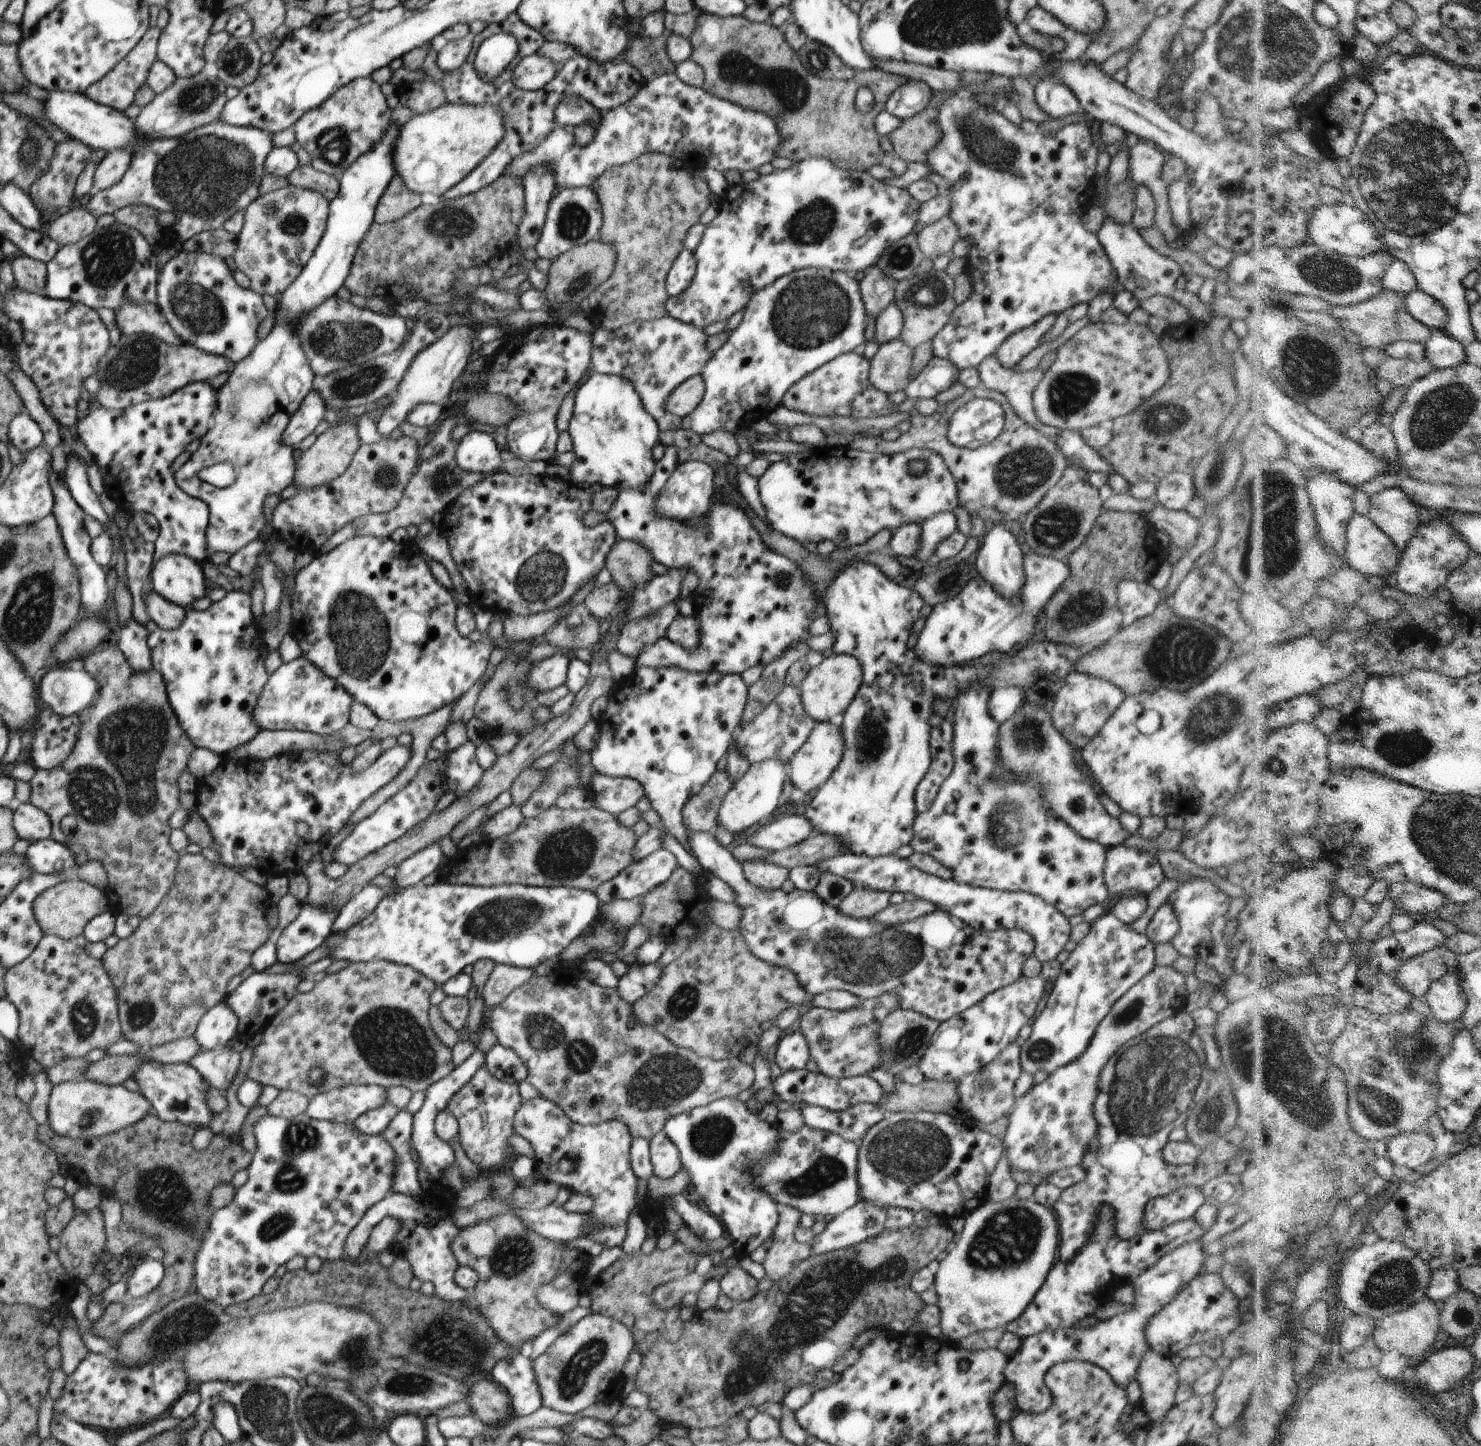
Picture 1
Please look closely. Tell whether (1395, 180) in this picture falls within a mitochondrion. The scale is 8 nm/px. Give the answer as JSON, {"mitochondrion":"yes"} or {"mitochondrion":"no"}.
{"mitochondrion":"yes"}

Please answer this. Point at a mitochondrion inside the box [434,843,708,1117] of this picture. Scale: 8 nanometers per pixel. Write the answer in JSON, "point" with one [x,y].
{"point":[498,921]}

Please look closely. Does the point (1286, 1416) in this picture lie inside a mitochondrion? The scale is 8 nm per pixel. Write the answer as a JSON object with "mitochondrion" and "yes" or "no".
{"mitochondrion":"no"}

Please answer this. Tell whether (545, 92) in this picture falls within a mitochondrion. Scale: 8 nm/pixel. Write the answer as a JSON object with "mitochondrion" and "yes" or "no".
{"mitochondrion":"no"}

